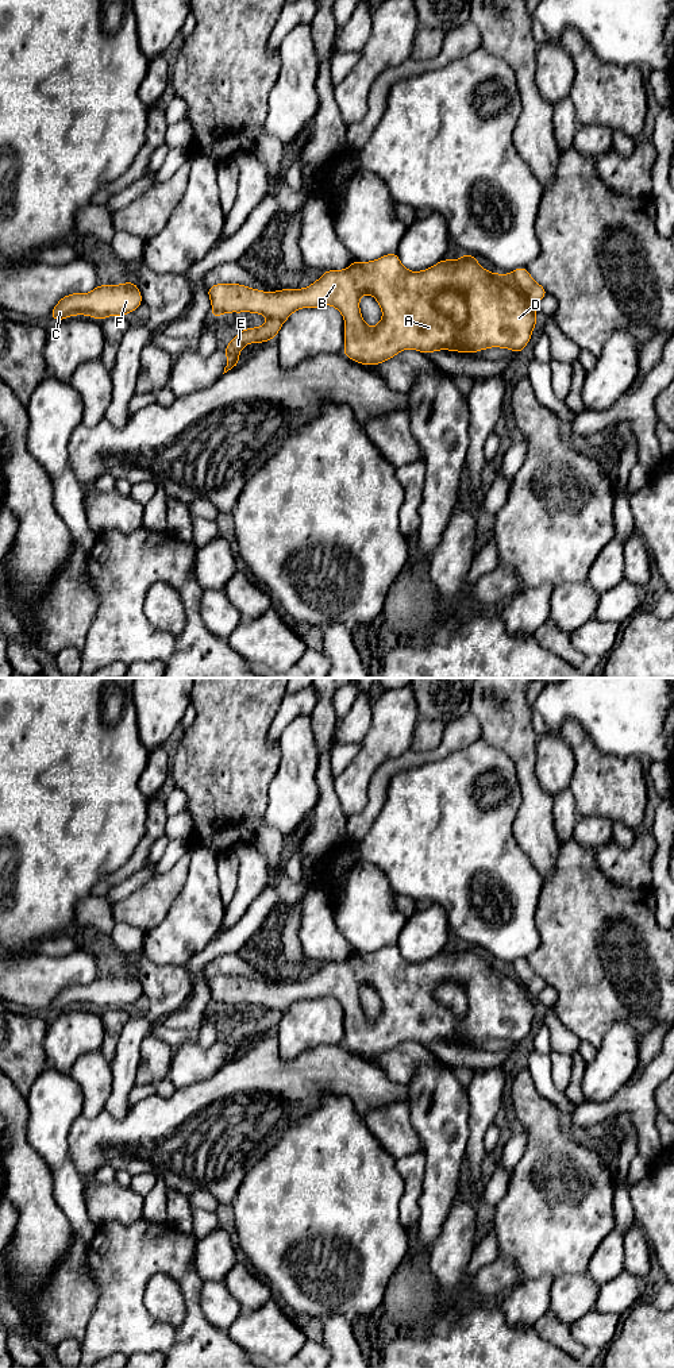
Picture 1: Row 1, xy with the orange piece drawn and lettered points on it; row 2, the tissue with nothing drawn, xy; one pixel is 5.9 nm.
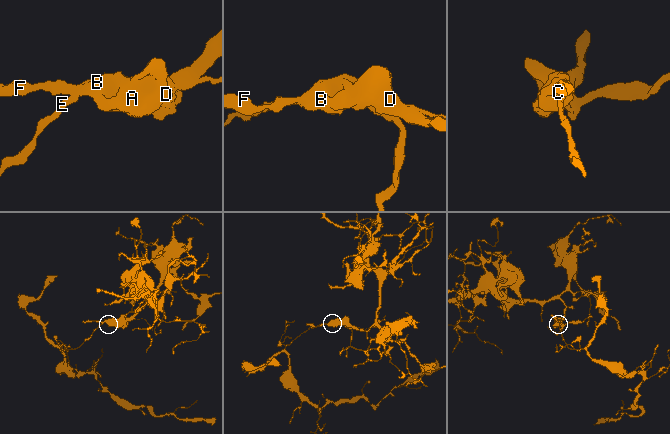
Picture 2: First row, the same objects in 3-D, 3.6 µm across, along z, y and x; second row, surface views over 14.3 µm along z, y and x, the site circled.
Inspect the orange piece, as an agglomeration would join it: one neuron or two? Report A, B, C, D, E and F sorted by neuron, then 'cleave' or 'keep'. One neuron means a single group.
groups A B C D F / E; cleave

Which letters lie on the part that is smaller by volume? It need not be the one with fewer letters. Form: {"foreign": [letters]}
{"foreign": ["E"]}

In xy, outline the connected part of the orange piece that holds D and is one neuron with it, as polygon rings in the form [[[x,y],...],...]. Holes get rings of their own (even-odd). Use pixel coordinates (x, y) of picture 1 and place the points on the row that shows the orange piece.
[[[397,253],[386,254],[370,262],[354,261],[344,270],[324,271],[304,289],[263,292],[240,284],[216,284],[207,292],[213,319],[222,313],[250,312],[285,321],[301,308],[335,307],[344,319],[343,354],[365,366],[380,365],[408,348],[423,354],[439,350],[471,354],[490,347],[521,352],[536,325],[535,308],[523,292],[501,274],[484,269],[469,254],[455,261],[443,259],[421,271],[405,269]],[[447,289],[455,289],[466,302],[467,319],[462,327],[434,305],[435,297]],[[363,294],[371,294],[382,309],[382,319],[374,327],[369,327],[362,317],[359,301]]]

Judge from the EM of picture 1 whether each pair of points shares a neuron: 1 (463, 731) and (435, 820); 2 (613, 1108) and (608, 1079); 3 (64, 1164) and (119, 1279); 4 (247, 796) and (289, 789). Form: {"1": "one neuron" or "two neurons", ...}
{"1": "two neurons", "2": "two neurons", "3": "two neurons", "4": "two neurons"}

